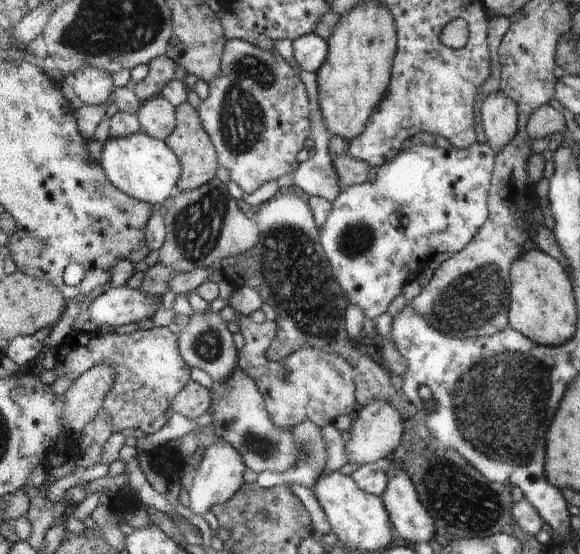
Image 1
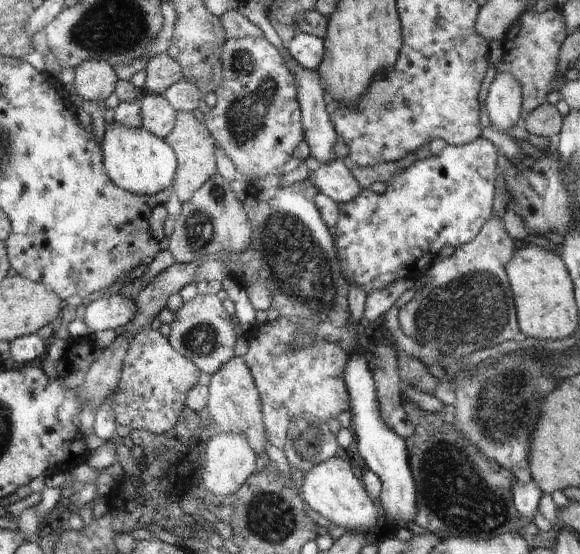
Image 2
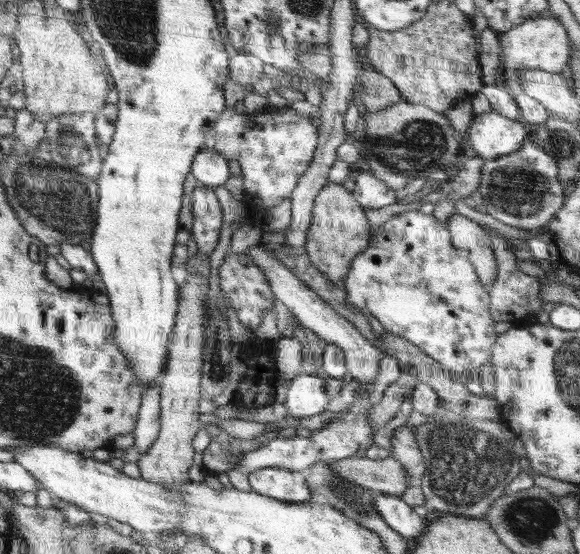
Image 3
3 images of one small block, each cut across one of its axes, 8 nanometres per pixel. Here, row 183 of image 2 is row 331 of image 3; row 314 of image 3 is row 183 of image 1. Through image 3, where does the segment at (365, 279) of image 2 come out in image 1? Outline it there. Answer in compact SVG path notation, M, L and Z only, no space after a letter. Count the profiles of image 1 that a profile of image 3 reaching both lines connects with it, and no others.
M474 142L468 148L459 149L452 147L448 150L436 146L429 147L422 144L412 144L407 150L401 150L391 161L379 166L377 177L374 182L366 181L361 185L346 187L331 202L332 210L325 220L324 226L319 228L319 241L321 247L328 257L330 268L333 270L335 279L342 287L346 298L350 304L355 304L363 313L366 319L375 319L377 316L387 312L392 300L402 293L407 283L417 280L419 274L426 269L433 254L440 252L450 252L456 254L460 252L473 238L480 227L488 220L489 210L487 207L487 196L493 177L496 152L488 143Z

